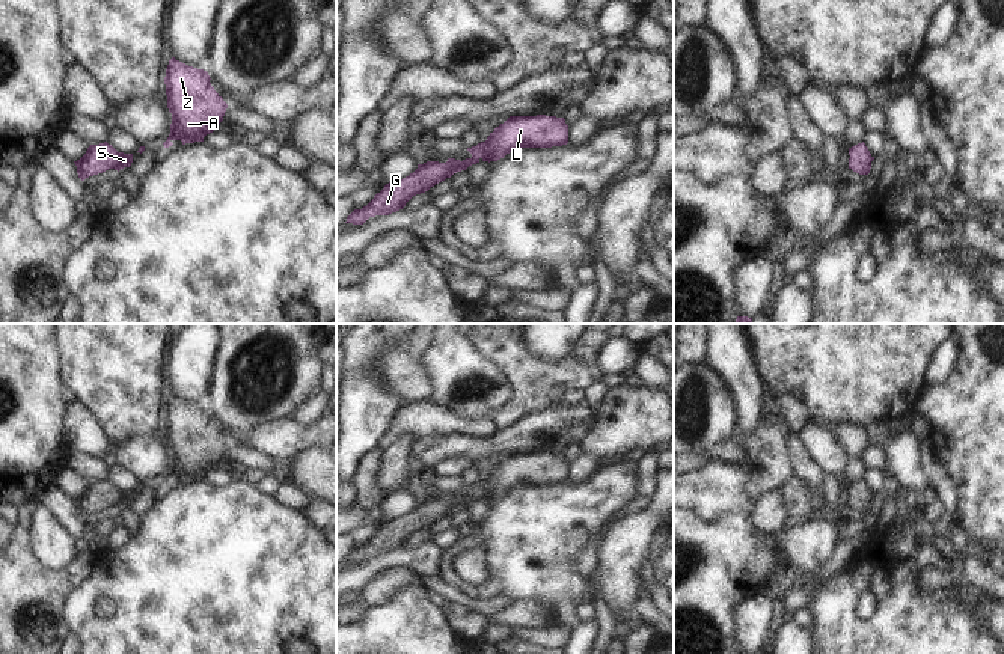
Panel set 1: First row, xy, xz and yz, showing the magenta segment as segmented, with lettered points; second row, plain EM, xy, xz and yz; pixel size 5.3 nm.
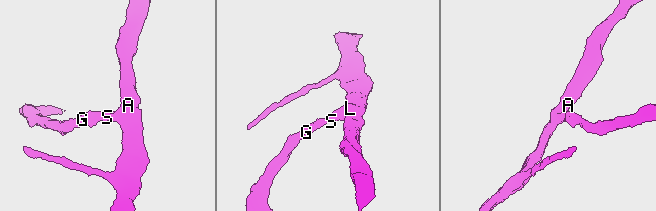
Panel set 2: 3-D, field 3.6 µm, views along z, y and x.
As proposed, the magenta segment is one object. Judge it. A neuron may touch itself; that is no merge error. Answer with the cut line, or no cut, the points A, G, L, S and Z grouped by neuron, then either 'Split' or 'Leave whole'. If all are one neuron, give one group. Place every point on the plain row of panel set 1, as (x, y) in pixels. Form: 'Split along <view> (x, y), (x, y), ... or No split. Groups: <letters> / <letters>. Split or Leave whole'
No split. Groups: A G L S Z. Leave whole

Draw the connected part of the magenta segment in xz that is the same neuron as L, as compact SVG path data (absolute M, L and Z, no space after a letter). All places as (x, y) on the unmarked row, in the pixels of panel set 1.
M510 454L494 466L485 479L467 485L470 496L463 499L448 496L446 500L427 499L409 514L389 520L362 547L354 547L345 561L363 562L369 555L389 553L406 544L416 532L428 529L436 521L482 499L497 499L520 485L552 485L568 481L568 463L556 454Z

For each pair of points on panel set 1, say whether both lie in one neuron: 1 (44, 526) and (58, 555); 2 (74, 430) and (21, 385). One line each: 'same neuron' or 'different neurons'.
1: same neuron
2: different neurons

